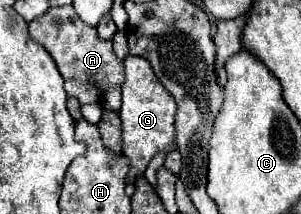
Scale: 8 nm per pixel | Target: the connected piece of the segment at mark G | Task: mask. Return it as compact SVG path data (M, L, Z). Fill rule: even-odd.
M125 56L125 84L121 88L121 120L123 120L123 154L131 162L129 176L143 175L149 160L175 144L173 118L177 112L173 96L163 88L151 70L151 64L139 56Z

